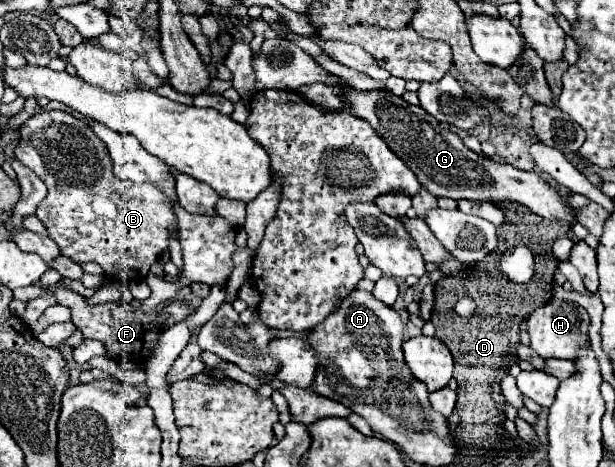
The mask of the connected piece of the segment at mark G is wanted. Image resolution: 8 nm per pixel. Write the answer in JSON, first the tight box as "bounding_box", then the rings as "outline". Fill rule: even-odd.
{"bounding_box":[341,87,575,223],"outline":[[[341,87],[341,95],[347,107],[357,117],[371,123],[377,135],[395,151],[401,161],[417,175],[421,185],[437,197],[451,199],[479,199],[479,201],[519,201],[543,219],[565,219],[575,223],[575,209],[571,209],[557,189],[553,189],[543,177],[531,171],[515,169],[507,163],[487,159],[469,151],[459,135],[443,129],[435,117],[421,107],[409,105],[403,97],[395,97],[391,91],[363,93],[353,87]]]}

